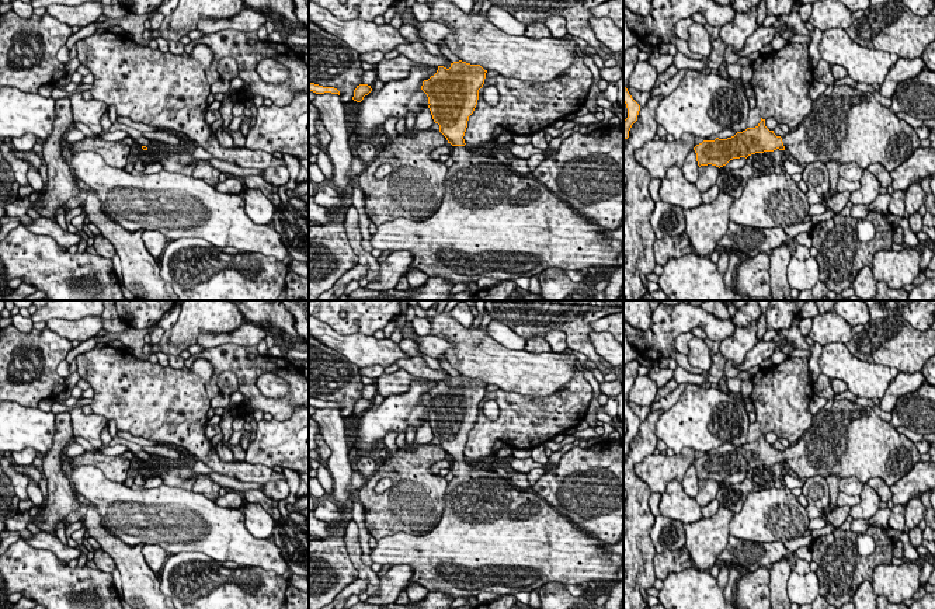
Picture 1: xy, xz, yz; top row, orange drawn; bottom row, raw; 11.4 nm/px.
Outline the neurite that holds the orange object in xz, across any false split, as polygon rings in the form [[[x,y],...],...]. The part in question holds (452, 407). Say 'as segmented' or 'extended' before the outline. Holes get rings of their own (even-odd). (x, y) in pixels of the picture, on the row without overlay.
extended; [[[459,375],[449,383],[438,380],[437,387],[423,396],[432,434],[452,464],[453,478],[445,491],[445,509],[439,523],[424,536],[399,532],[378,540],[371,550],[372,561],[411,567],[413,577],[402,591],[410,584],[420,584],[428,592],[439,591],[452,598],[477,596],[482,591],[514,595],[536,591],[548,582],[618,582],[623,560],[608,553],[602,540],[580,529],[536,493],[519,490],[510,478],[476,469],[466,460],[463,450],[486,387],[480,379]]]

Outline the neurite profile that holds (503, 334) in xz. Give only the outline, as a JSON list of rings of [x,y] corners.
[[[497,320],[489,323],[487,334],[508,349],[524,351],[526,344],[526,340],[524,340],[508,326]]]

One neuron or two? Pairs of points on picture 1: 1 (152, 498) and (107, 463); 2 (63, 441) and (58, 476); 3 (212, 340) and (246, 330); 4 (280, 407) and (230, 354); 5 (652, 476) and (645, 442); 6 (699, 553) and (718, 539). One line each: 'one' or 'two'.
1: two
2: one
3: one
4: one
5: two
6: one

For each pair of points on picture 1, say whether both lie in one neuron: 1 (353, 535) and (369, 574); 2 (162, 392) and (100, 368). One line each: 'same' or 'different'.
1: same
2: same

